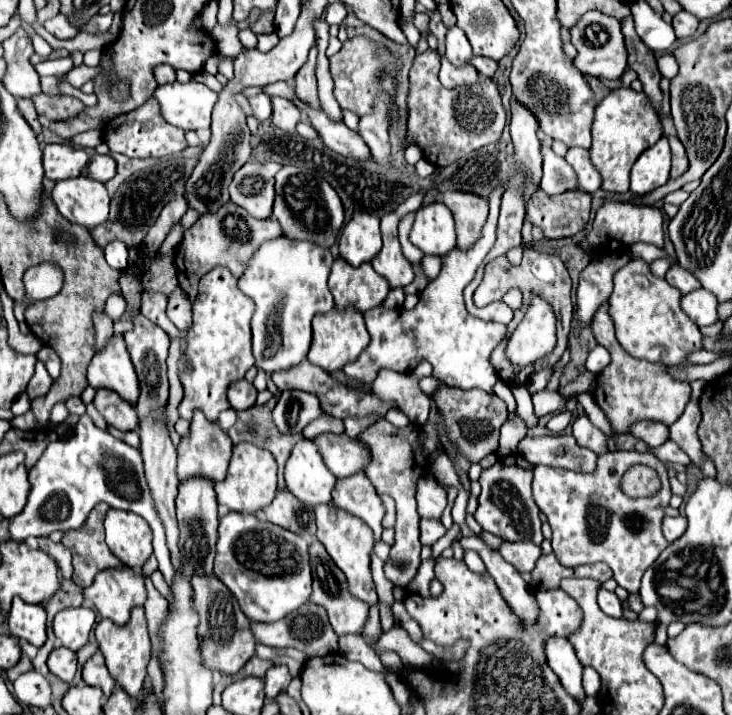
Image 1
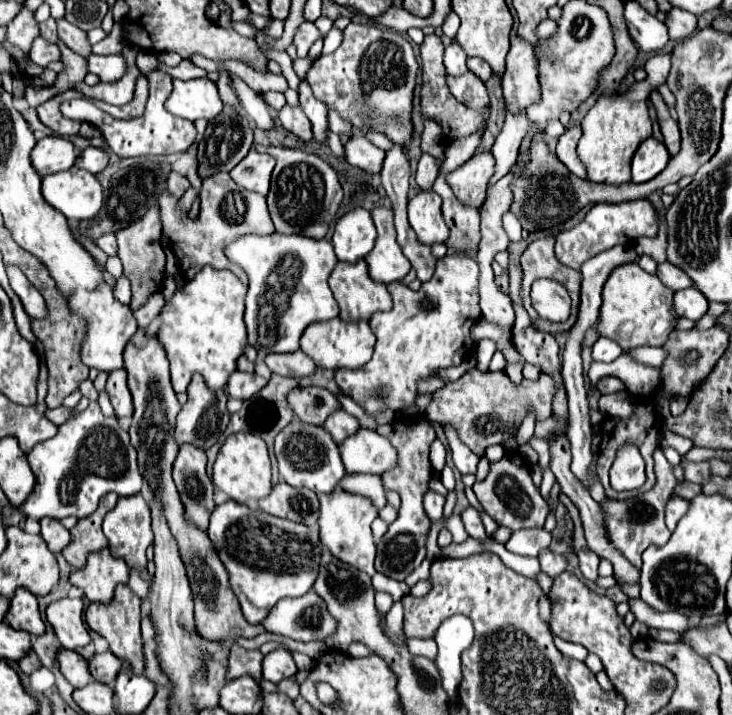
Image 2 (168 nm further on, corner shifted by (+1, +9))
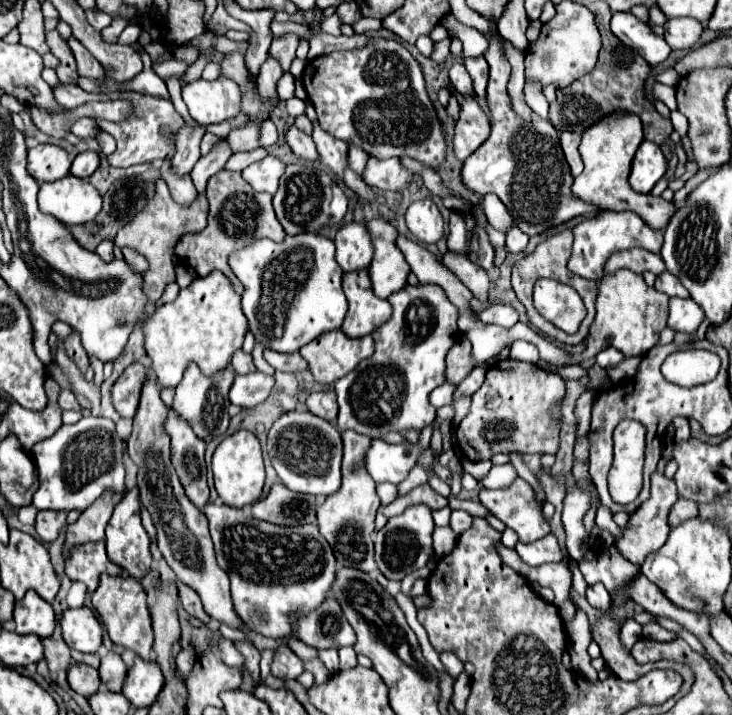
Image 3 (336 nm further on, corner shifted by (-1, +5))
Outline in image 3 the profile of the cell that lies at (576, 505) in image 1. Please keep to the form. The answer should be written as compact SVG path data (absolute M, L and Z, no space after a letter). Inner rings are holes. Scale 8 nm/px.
M660 473L652 475L652 497L642 503L632 515L630 515L630 523L628 527L624 527L624 535L616 541L618 551L632 563L642 565L648 553L654 553L656 549L660 549L670 533L670 525L668 525L668 513L672 509L672 505L678 501L678 491L676 491L676 483Z

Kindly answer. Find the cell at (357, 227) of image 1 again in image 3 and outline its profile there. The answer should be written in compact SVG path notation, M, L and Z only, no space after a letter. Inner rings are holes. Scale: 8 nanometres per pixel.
M348 223L336 233L336 261L344 273L368 269L372 261L372 241L362 223Z

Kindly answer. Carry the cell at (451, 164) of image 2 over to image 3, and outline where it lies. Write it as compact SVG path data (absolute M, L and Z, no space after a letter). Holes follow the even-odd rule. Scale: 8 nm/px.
M464 95L454 133L454 153L458 159L470 157L490 135L490 119L476 103L474 95Z

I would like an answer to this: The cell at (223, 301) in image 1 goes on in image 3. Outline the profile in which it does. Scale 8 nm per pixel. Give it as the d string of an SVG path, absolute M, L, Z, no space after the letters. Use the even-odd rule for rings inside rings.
M212 271L206 277L196 277L186 289L180 289L176 301L156 307L156 311L146 317L142 331L144 349L152 359L150 367L160 385L176 387L190 361L194 361L204 375L214 375L228 367L234 351L242 347L248 321L240 309L240 295L234 293L230 281L220 271Z

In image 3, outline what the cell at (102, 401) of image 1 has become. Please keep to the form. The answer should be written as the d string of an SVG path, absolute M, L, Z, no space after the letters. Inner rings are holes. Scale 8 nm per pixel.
M132 363L122 377L112 387L112 401L114 409L122 415L132 419L136 413L136 407L140 403L140 387L144 385L144 379L148 377L148 369L142 363Z

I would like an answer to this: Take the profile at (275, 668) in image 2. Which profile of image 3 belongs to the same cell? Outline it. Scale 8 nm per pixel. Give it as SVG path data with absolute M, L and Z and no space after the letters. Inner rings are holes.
M280 643L272 661L272 675L276 675L282 681L288 681L288 679L296 679L302 671L304 671L302 659L296 657L286 643Z

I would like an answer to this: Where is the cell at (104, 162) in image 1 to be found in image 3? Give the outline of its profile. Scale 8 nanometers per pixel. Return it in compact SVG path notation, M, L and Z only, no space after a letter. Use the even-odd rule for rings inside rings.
M82 151L76 155L76 159L72 161L72 167L70 167L70 173L74 177L90 177L100 165L100 159L98 159L98 153L94 151Z

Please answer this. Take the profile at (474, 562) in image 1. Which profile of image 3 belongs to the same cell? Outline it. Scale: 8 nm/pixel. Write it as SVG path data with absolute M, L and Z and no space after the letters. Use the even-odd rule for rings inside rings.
M442 507L442 509L432 511L432 519L434 519L434 523L436 523L438 527L446 527L446 525L450 523L450 513L452 513L450 507Z

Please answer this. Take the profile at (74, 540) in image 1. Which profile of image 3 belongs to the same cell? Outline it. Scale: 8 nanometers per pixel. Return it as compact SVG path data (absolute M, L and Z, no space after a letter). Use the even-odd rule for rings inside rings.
M104 491L104 495L100 495L100 499L96 499L96 503L92 503L92 507L88 507L78 517L76 523L68 525L66 543L64 543L66 557L68 557L70 547L74 547L74 545L104 539L104 527L108 525L108 519L112 517L112 509L120 499L122 499L122 495L116 495L114 491Z

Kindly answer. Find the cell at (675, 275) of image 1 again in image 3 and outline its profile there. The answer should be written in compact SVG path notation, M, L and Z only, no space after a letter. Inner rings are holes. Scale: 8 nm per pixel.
M664 271L662 275L656 277L654 289L656 289L656 291L662 291L662 293L666 293L666 295L670 295L670 297L682 297L682 299L688 297L688 291L680 285L680 281L678 281L670 271Z

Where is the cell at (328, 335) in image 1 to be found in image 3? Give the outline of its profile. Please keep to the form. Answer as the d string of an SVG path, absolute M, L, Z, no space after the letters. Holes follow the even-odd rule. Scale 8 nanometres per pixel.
M340 329L320 335L300 349L300 355L308 361L308 369L320 385L330 385L336 379L350 373L362 359L368 359L374 351L372 337L350 339Z

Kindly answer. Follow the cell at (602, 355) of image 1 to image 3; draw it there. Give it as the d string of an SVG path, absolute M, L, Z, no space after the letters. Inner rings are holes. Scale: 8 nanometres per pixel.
M608 347L608 349L604 349L604 351L600 351L600 353L596 355L596 363L598 363L600 367L604 367L604 369L616 367L616 365L622 363L624 359L626 359L626 357L620 355L620 351L616 351L614 347Z

